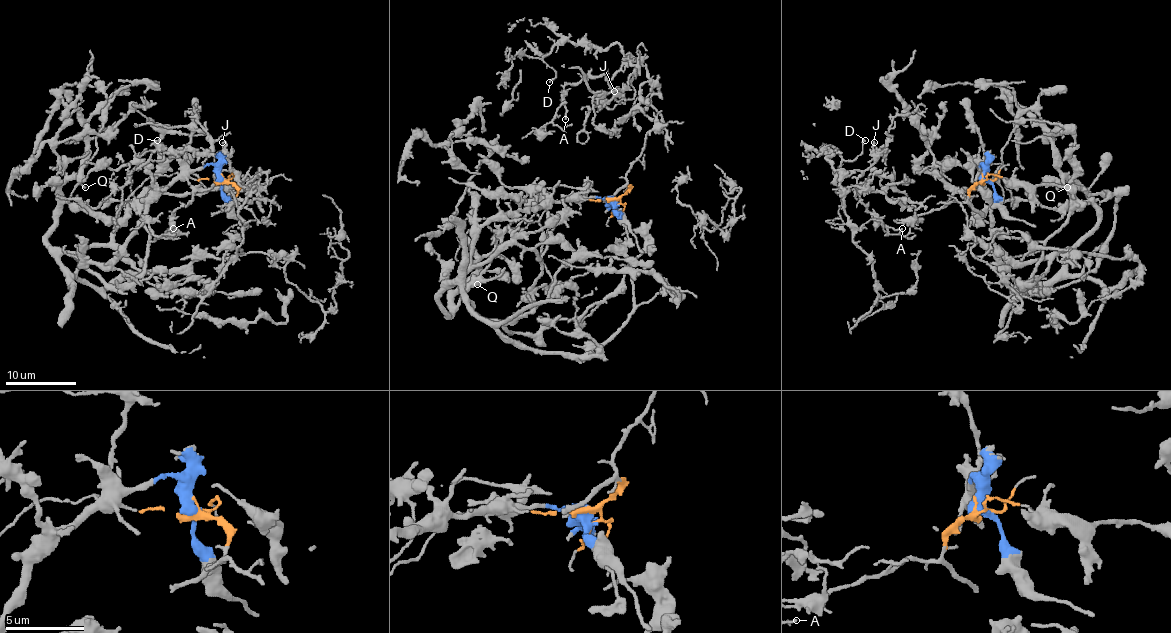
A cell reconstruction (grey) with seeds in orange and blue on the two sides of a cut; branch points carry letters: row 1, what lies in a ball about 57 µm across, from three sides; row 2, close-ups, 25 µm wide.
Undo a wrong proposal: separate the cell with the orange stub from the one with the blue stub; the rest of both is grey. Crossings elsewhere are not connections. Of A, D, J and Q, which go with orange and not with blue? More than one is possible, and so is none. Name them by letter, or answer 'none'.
A, D, J

